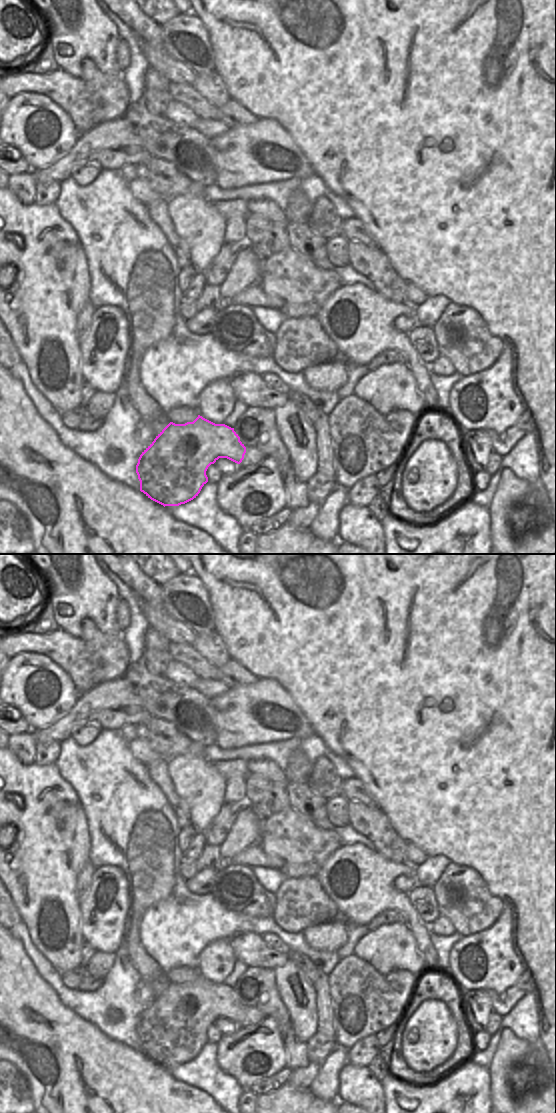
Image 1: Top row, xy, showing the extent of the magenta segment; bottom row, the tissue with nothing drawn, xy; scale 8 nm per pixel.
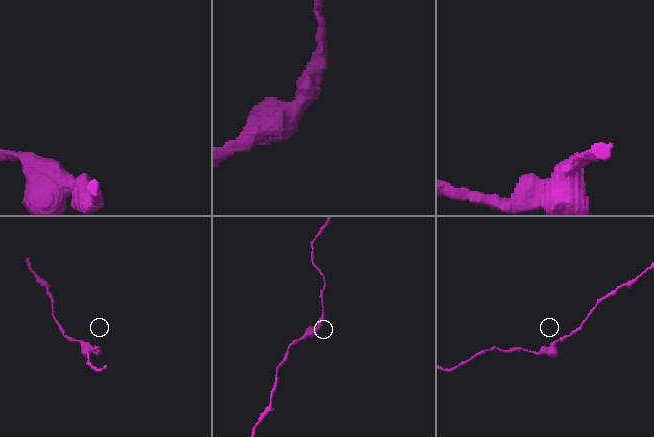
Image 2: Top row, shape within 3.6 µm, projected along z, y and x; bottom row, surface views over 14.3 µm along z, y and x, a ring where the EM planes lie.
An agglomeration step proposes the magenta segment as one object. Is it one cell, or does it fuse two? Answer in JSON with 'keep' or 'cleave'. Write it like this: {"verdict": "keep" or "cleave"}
{"verdict": "keep"}

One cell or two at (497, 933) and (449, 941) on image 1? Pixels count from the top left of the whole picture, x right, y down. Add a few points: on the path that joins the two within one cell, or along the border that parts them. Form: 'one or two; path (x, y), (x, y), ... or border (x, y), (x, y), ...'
two; border (462, 936), (452, 947), (449, 960)

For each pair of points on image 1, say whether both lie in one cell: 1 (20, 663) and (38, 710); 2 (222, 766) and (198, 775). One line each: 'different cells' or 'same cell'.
1: same cell
2: different cells

